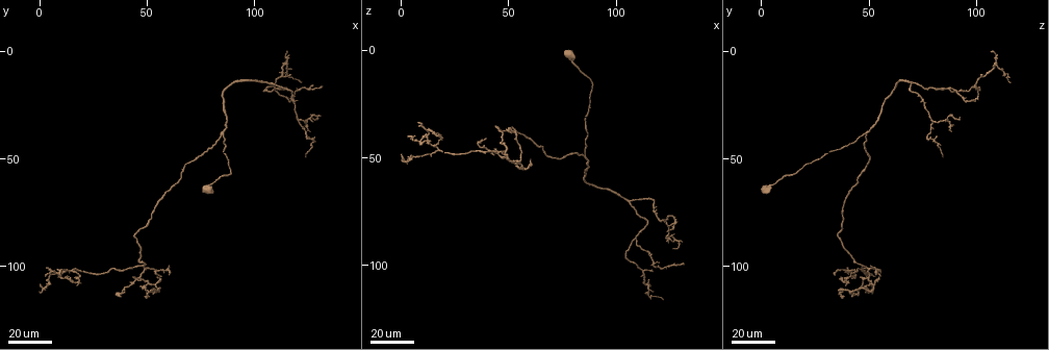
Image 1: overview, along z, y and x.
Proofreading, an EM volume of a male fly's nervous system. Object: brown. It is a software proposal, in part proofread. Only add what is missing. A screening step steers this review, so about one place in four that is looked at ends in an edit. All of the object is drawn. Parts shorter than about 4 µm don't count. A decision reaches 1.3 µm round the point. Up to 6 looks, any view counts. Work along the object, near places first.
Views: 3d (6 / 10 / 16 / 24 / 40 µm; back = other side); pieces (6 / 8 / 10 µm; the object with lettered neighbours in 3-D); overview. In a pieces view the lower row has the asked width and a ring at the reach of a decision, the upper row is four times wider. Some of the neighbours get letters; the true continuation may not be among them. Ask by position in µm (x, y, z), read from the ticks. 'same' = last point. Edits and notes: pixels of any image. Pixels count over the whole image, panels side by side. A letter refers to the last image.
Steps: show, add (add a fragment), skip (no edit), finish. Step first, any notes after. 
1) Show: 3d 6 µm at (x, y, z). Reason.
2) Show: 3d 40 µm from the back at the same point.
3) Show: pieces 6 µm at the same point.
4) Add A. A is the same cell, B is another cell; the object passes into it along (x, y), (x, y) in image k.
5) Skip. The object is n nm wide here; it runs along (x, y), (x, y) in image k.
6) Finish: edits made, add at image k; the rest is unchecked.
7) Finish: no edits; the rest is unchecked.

Show: 3d 40 µm at (47, 109, 47). Tapers out.

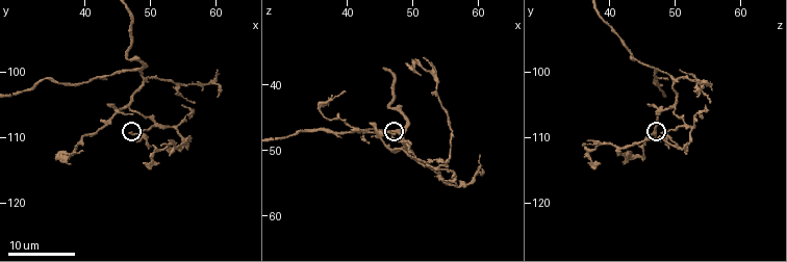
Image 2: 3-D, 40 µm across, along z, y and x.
Show: pieces 10 µm at (47.0, 109.5, 48.0).

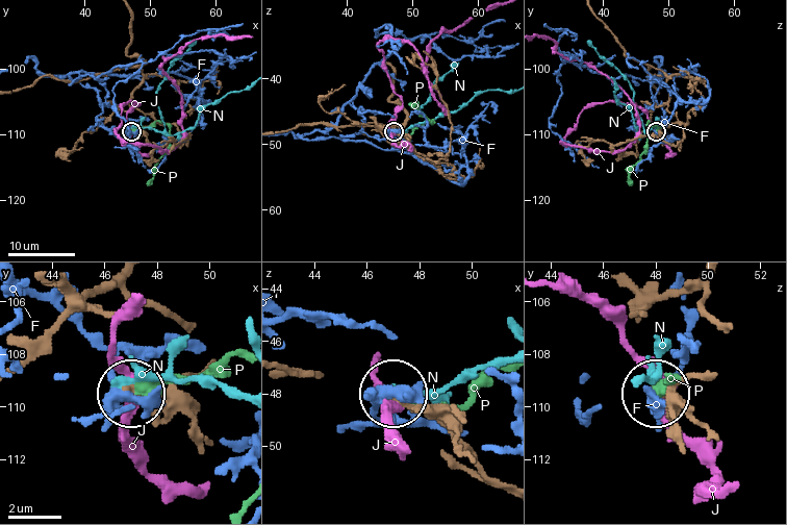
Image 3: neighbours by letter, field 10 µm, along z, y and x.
Skip. F, J, N and P are other cells; no lettered fragment goes on from it.

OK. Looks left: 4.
Show: 3d 16 µm at (43.5, 105.0, 46.0).

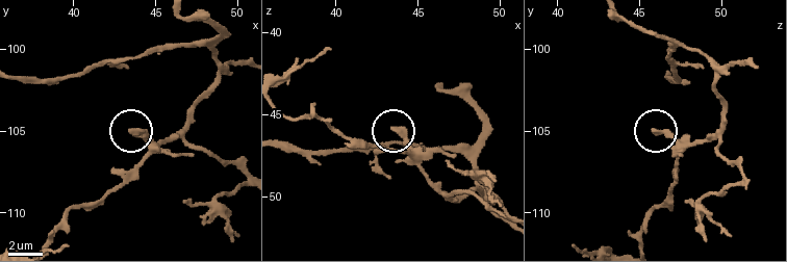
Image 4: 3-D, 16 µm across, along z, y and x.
Show: pieces 8 µm at (43.4, 104.9, 45.8).

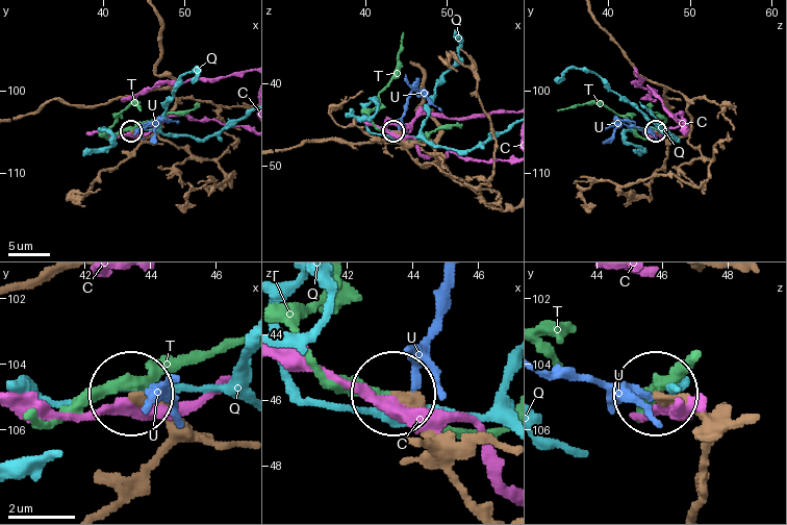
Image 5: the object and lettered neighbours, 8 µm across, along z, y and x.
Add U. U is the same cell, C, Q and T are other cells; the object passes into it along (410, 153), (398, 121), (411, 93), (422, 92), (441, 109) in image 5; the neuron continues.

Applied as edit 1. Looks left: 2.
Finish: edits made, add at image 5; the rest is unchecked.

